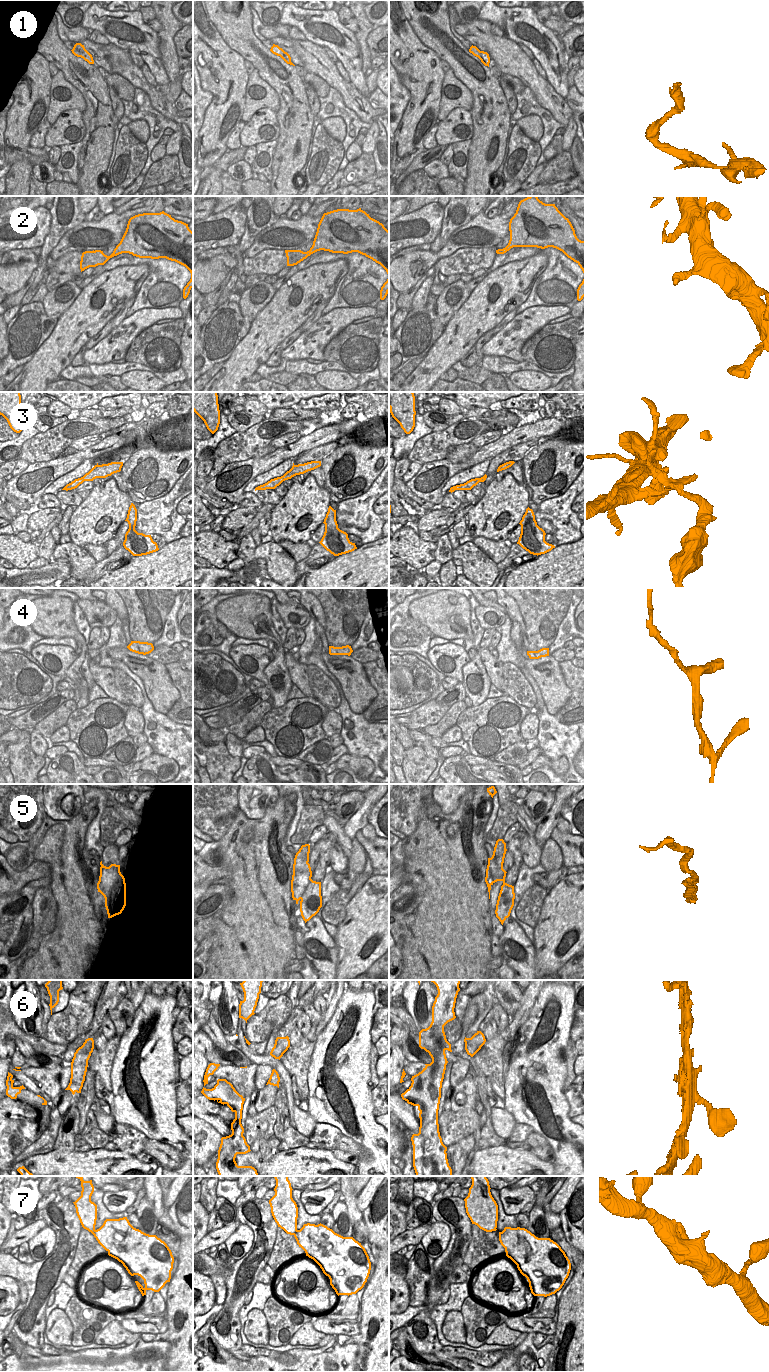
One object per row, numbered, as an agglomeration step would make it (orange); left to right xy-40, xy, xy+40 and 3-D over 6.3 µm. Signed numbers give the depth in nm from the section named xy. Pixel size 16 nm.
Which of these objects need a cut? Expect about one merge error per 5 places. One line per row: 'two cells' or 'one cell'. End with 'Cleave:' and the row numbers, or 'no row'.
1: one cell
2: one cell
3: two cells
4: one cell
5: two cells
6: one cell
7: one cell
Cleave: 3, 5

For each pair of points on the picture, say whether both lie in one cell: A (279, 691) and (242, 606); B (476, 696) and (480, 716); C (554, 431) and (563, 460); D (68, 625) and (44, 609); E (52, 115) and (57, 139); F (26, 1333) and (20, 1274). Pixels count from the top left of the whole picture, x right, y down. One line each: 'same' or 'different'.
A: same
B: different
C: different
D: same
E: different
F: same

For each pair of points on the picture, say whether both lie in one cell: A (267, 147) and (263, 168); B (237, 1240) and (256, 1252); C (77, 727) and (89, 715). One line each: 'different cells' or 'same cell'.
A: same cell
B: different cells
C: same cell

